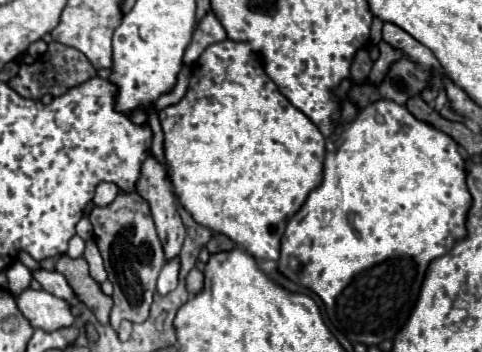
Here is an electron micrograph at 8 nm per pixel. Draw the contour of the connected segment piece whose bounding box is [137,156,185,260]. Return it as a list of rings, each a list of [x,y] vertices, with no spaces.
[[[149,156],[143,162],[141,178],[137,182],[137,192],[151,206],[151,216],[155,220],[155,228],[163,244],[165,260],[173,260],[183,246],[185,228],[177,212],[173,186],[167,176],[167,168],[159,164],[153,156]]]

